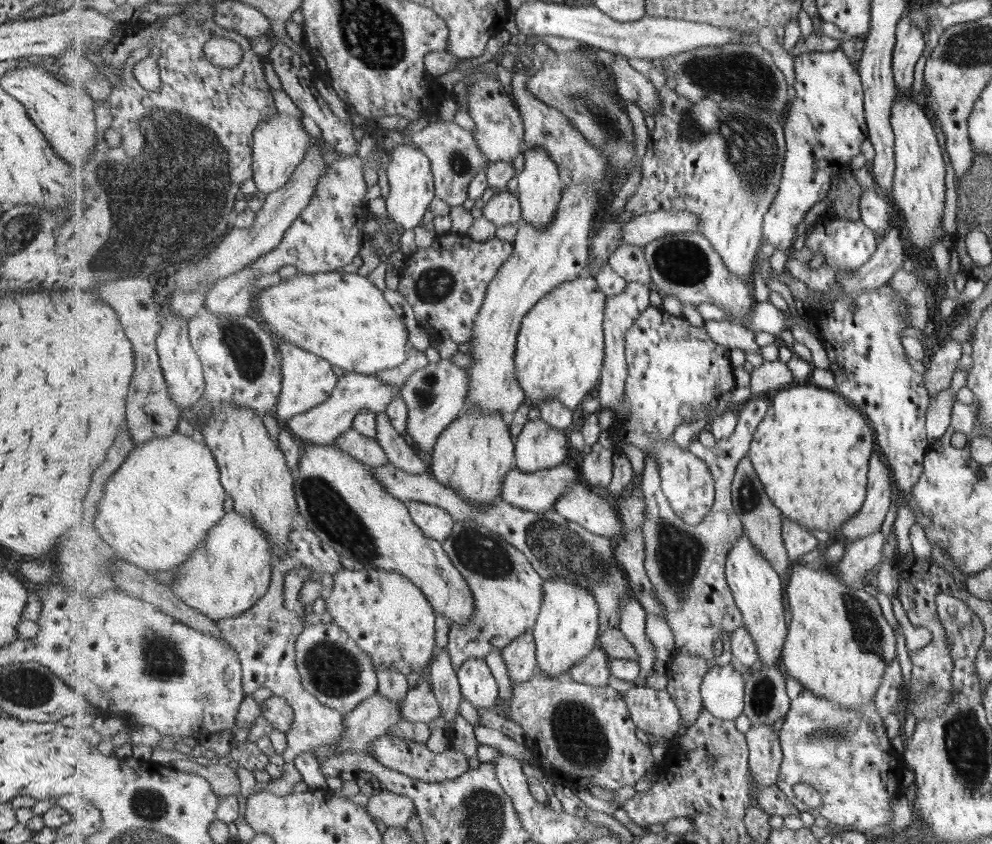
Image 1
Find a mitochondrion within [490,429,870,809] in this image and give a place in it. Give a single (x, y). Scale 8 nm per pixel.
(557, 548)

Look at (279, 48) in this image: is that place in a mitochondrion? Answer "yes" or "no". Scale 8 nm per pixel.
no

